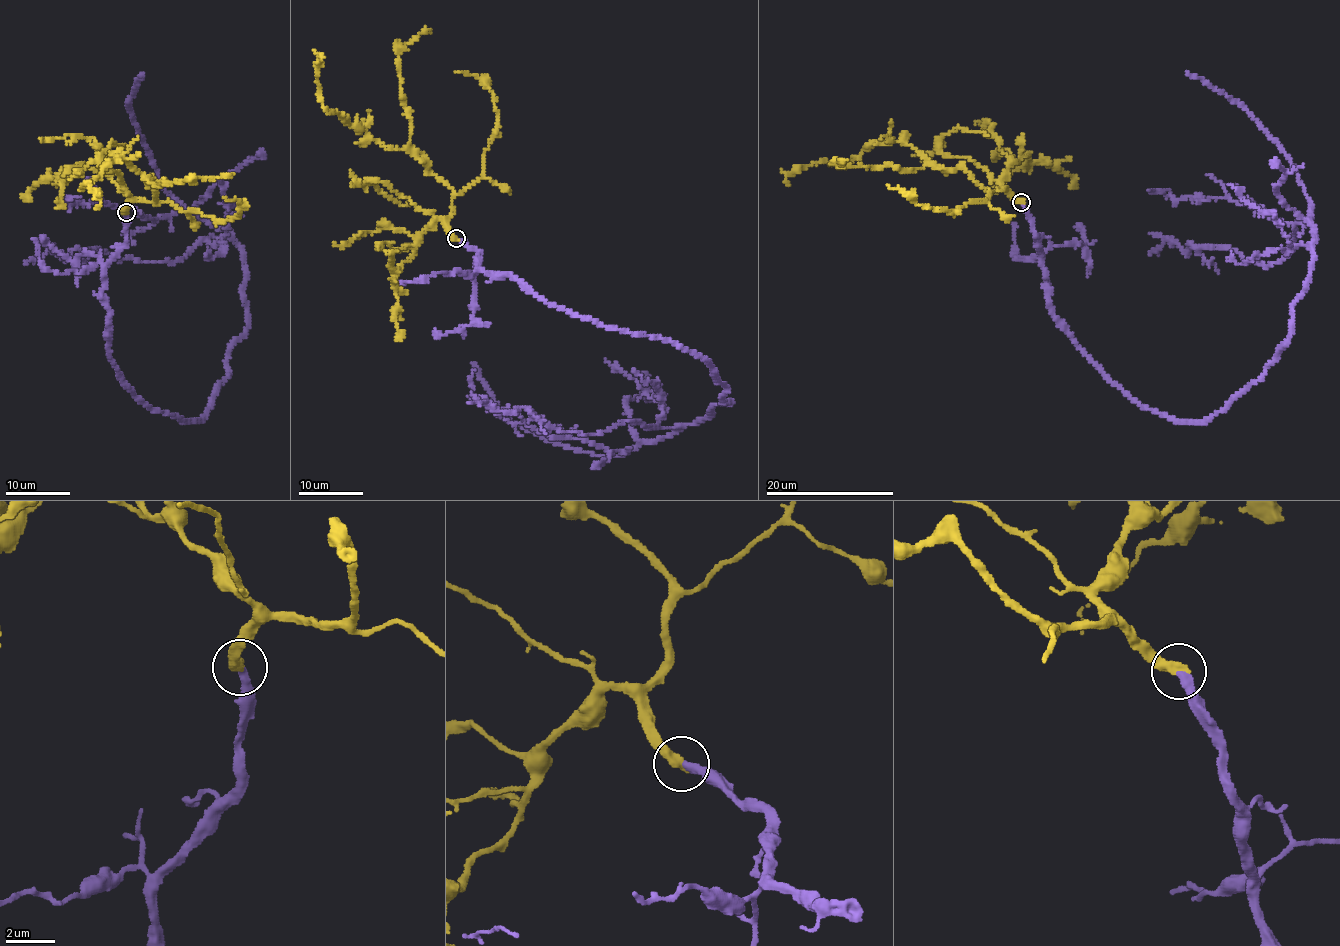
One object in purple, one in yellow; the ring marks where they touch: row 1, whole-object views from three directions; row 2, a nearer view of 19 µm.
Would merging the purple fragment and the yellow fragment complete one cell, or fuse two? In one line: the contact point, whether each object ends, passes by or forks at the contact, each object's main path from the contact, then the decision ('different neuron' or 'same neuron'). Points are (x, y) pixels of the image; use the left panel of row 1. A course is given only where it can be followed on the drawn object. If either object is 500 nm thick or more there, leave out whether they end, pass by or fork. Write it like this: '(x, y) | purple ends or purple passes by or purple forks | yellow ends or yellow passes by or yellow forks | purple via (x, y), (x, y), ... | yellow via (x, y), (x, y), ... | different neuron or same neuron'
(126, 212) | purple ends | yellow ends | purple via (126, 212), (111, 358), (153, 409), (203, 419), (245, 333), (235, 246), (24, 263) | yellow via (126, 212), (130, 202), (156, 196), (156, 182), (123, 159), (108, 160), (83, 185), (97, 191), (95, 208) | same neuron

